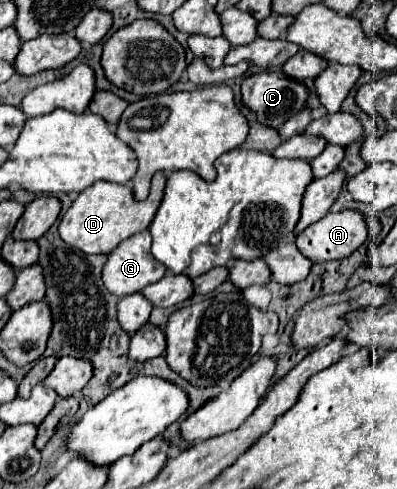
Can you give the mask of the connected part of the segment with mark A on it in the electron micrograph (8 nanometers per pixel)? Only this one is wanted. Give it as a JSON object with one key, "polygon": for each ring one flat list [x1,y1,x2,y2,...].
{"polygon":[[345,209,337,213,327,213,323,219,319,219,315,225,309,225,305,231,297,235,297,247,303,255,309,255,313,263,331,261,331,259,343,259,349,257,359,245,367,241,367,215,363,211]]}

